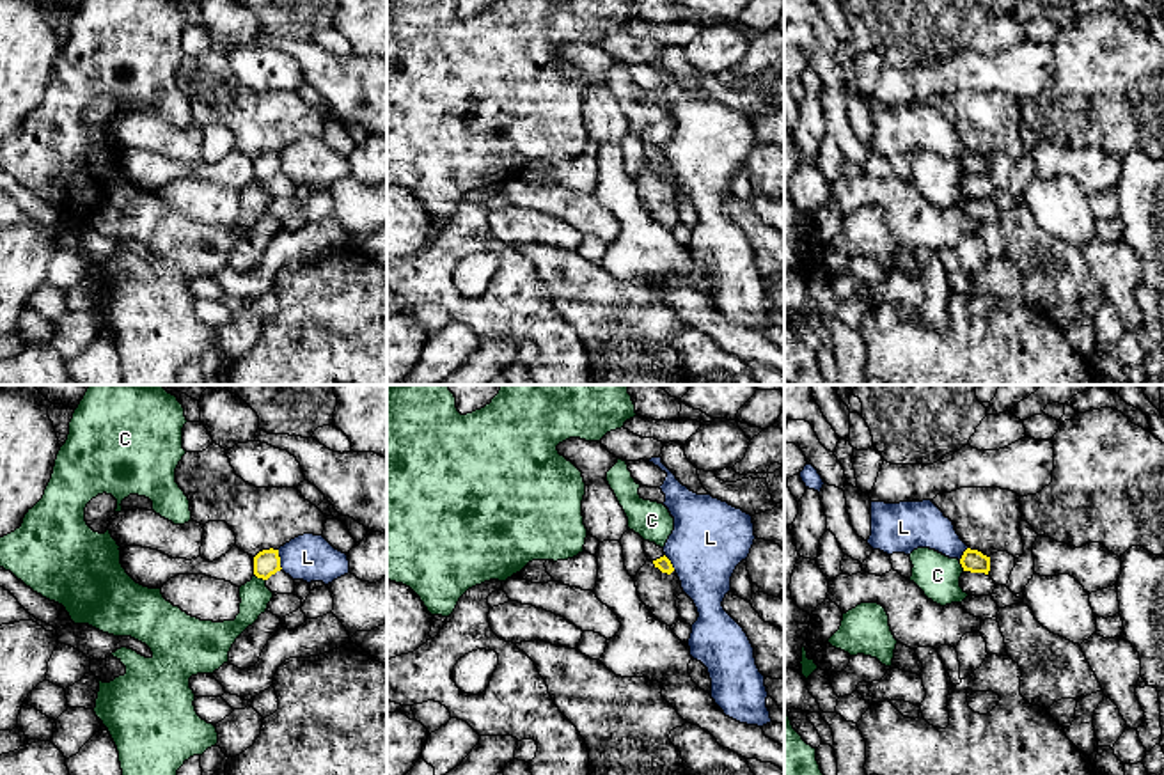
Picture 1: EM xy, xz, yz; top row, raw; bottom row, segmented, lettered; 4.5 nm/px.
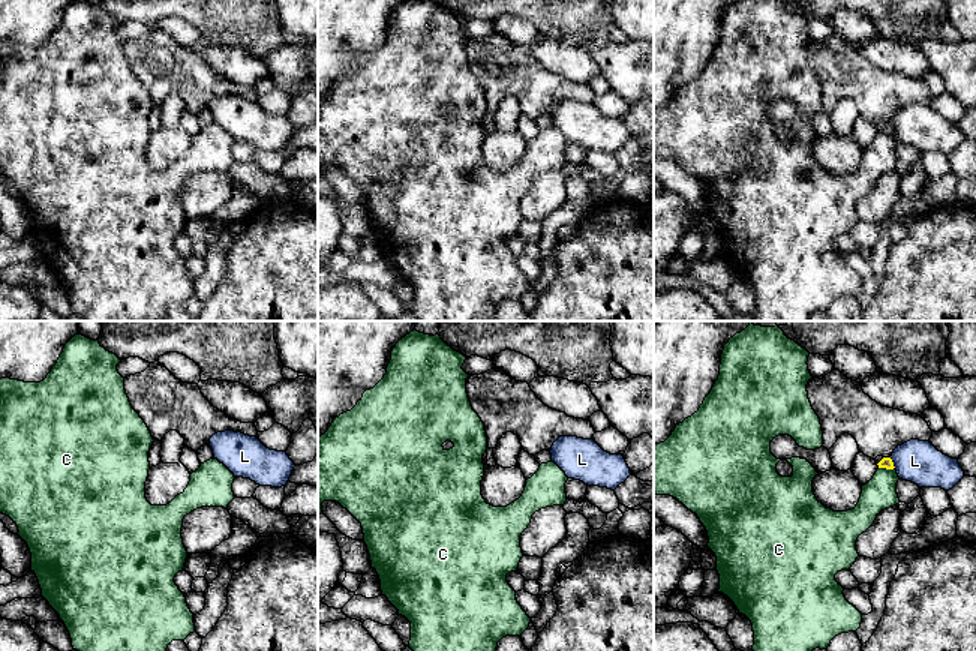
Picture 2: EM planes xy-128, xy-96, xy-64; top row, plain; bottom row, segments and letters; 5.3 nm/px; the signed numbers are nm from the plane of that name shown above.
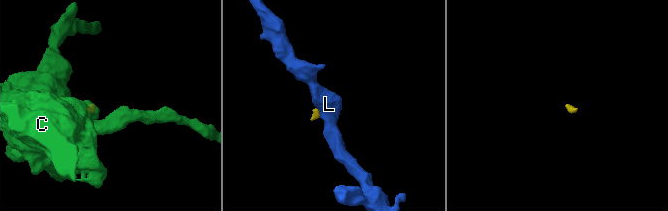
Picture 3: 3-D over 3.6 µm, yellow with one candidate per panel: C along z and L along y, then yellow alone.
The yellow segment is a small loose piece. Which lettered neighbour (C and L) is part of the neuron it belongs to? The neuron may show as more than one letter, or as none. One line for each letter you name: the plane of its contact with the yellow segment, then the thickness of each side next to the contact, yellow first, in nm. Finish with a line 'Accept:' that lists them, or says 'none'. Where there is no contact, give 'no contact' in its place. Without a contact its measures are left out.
Accept: none

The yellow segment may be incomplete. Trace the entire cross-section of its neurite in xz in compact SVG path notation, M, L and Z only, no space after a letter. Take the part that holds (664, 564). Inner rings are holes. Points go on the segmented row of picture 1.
M644 541L644 553L648 560L651 560L662 573L671 575L674 571L671 560L664 553L664 548L657 546L655 543Z

